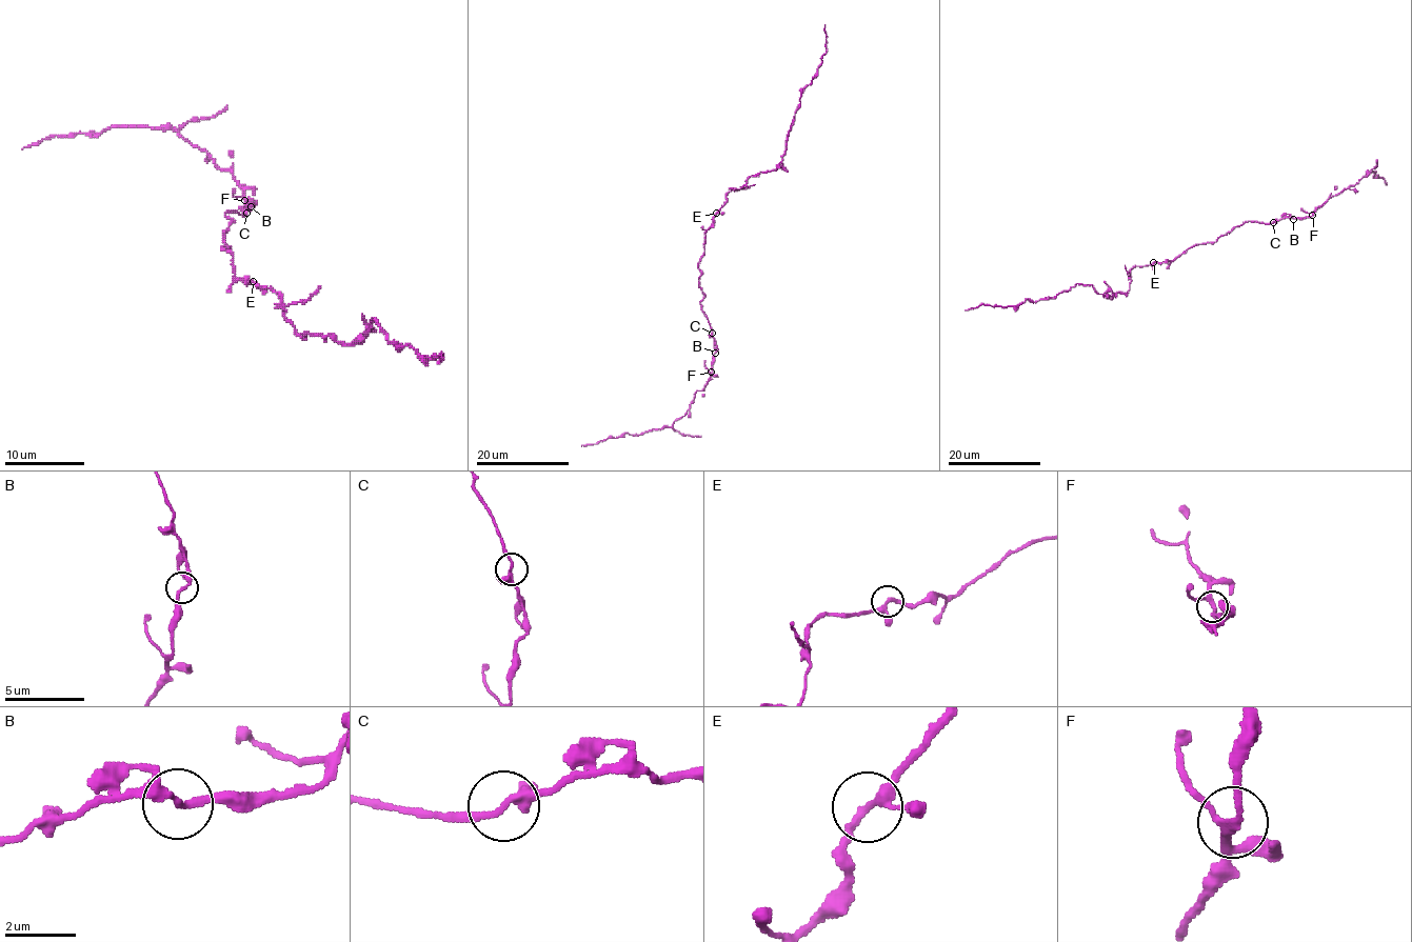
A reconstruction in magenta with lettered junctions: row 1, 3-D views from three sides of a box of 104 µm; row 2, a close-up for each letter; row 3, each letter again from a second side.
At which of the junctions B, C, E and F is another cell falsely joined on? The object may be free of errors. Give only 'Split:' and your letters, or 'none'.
Split: E

